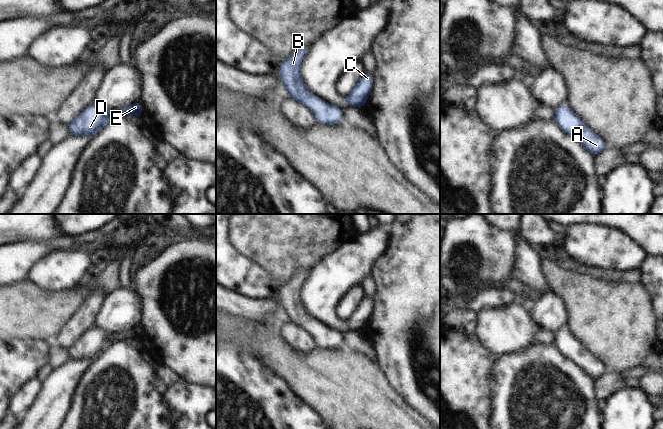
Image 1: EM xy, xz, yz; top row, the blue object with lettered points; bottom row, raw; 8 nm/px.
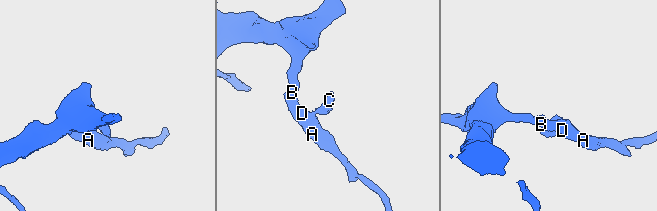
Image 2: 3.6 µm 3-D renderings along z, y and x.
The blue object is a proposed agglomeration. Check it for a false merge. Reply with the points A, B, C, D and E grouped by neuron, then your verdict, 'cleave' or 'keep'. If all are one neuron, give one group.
A B D / C E; cleave

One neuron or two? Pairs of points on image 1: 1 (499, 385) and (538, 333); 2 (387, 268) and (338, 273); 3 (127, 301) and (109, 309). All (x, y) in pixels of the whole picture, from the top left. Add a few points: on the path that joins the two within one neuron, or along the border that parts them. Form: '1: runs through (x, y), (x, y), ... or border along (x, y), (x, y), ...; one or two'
1: border along (549, 344), (532, 345), (521, 351), (503, 354); two
2: border along (385, 250), (375, 262), (370, 274); two
3: runs through (123, 305), (119, 309), (113, 309); one

